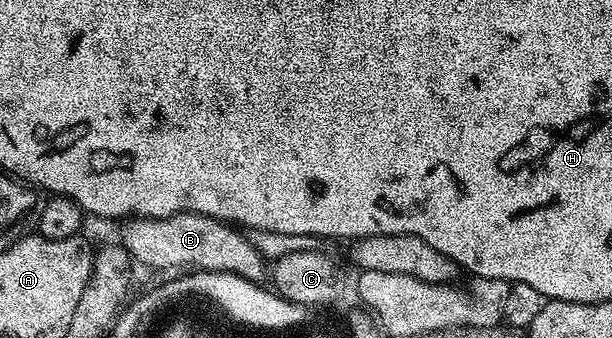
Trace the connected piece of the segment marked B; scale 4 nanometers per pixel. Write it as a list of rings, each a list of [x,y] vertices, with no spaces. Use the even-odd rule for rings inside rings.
[[[179,213],[173,217],[134,217],[123,222],[124,230],[118,237],[129,258],[140,265],[149,265],[152,269],[176,269],[179,265],[188,265],[189,270],[206,273],[233,273],[247,281],[263,282],[266,262],[264,256],[252,246],[251,240],[229,222],[219,221],[197,213]]]

